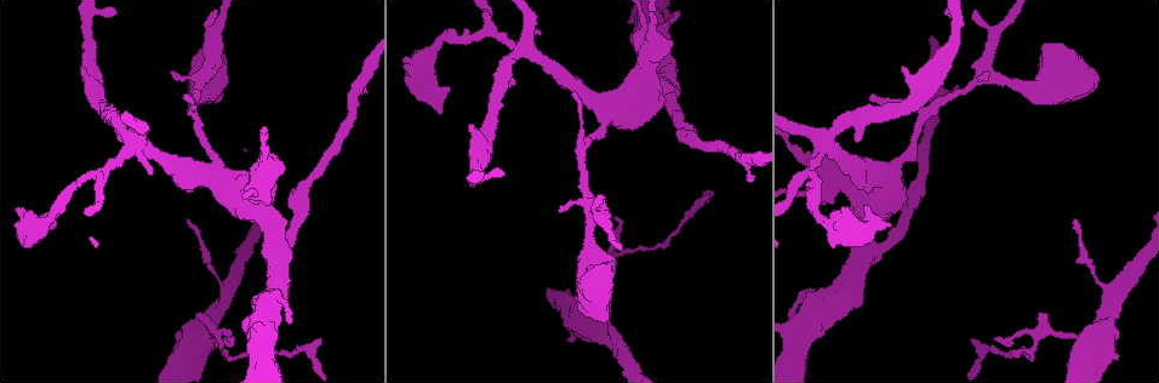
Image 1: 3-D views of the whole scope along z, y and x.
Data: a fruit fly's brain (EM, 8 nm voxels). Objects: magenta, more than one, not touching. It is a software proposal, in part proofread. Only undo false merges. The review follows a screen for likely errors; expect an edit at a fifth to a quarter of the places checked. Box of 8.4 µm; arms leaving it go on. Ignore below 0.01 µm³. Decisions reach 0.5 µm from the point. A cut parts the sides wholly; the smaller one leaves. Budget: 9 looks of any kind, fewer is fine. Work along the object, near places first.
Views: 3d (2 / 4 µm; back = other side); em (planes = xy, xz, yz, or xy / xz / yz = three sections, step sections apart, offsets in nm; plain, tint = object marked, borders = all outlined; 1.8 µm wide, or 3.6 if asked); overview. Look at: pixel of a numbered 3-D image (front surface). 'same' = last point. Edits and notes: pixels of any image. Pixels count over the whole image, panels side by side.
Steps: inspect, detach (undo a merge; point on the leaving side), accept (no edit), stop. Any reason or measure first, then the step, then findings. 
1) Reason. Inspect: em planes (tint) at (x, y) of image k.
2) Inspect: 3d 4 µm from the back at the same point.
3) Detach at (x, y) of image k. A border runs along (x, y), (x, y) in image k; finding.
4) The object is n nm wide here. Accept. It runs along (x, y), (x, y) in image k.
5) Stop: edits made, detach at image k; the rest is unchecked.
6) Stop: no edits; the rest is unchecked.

Sharp bend. Inspect: em planes (tint) at (213, 333) of image 1.

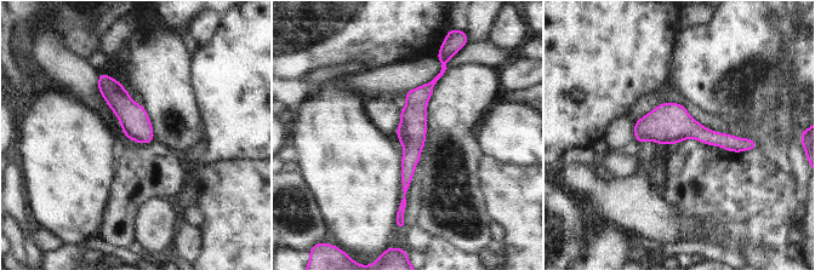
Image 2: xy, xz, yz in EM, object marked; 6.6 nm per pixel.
The object is 190 nm wide here. Accept. It runs along (431, 85), (416, 101), (402, 208) in image 2; continuous, no second neuron.

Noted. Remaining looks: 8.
Thick turns thin. Inspect: 3d 4 µm at (212, 43) of image 1.

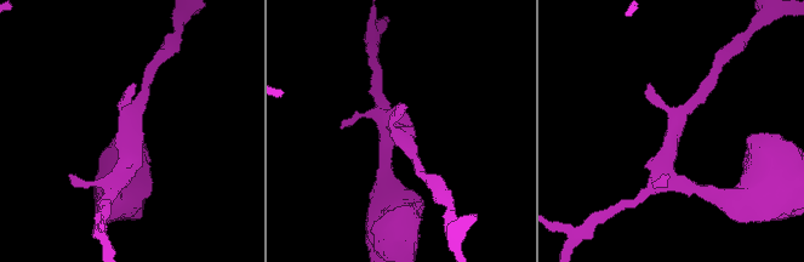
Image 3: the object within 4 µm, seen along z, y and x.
Inspect: em xy step 16 (tint) at (132, 131) of image 3.

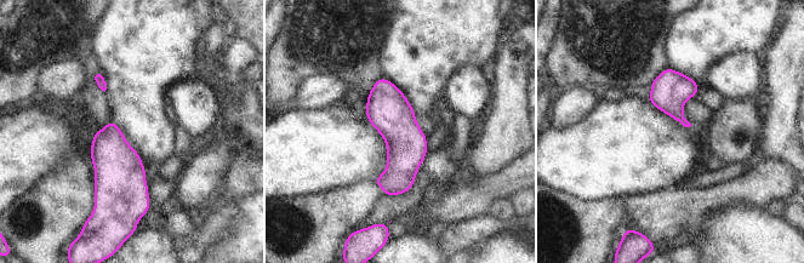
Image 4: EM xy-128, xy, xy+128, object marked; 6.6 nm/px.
Accept. All the same neuron.

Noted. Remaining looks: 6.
Three arms meet. Inspect: 3d 4 µm at (226, 296) of image 1.

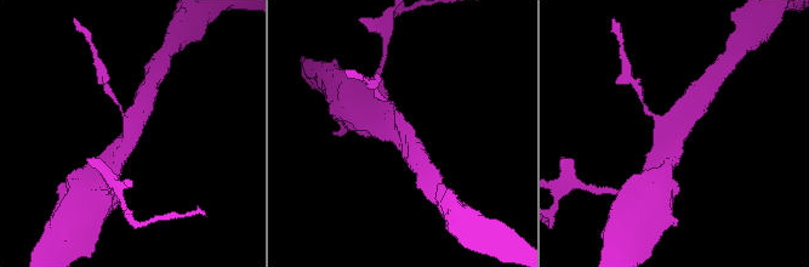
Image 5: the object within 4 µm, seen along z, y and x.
Need the tissue. Inspect: em yz step 8 (tint) at (401, 131) of image 5.

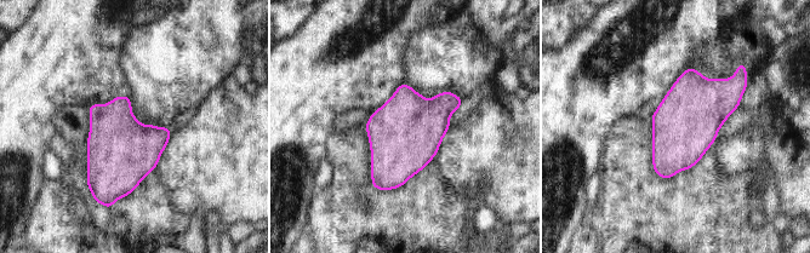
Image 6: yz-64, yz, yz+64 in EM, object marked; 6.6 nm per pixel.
Accept. One neuron here.

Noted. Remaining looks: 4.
Thick turns thin. Inspect: 3d 4 µm at (642, 32) of image 1.

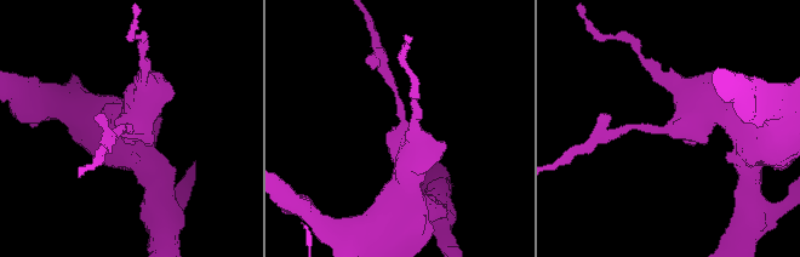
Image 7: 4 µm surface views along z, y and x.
Inspect: em planes (tint) at (669, 128) of image 7.

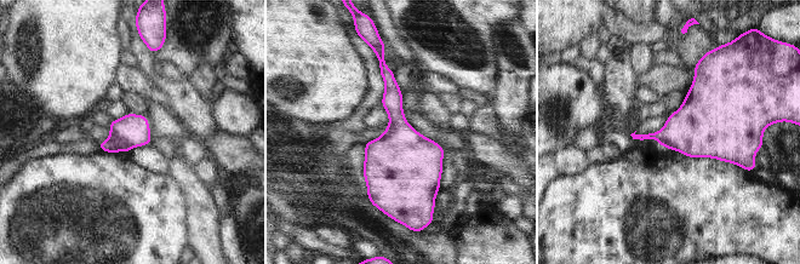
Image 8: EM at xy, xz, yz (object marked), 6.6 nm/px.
Accept. Continuous, no second neuron.

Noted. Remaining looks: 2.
Stop: no edits; the rest is unchecked.

